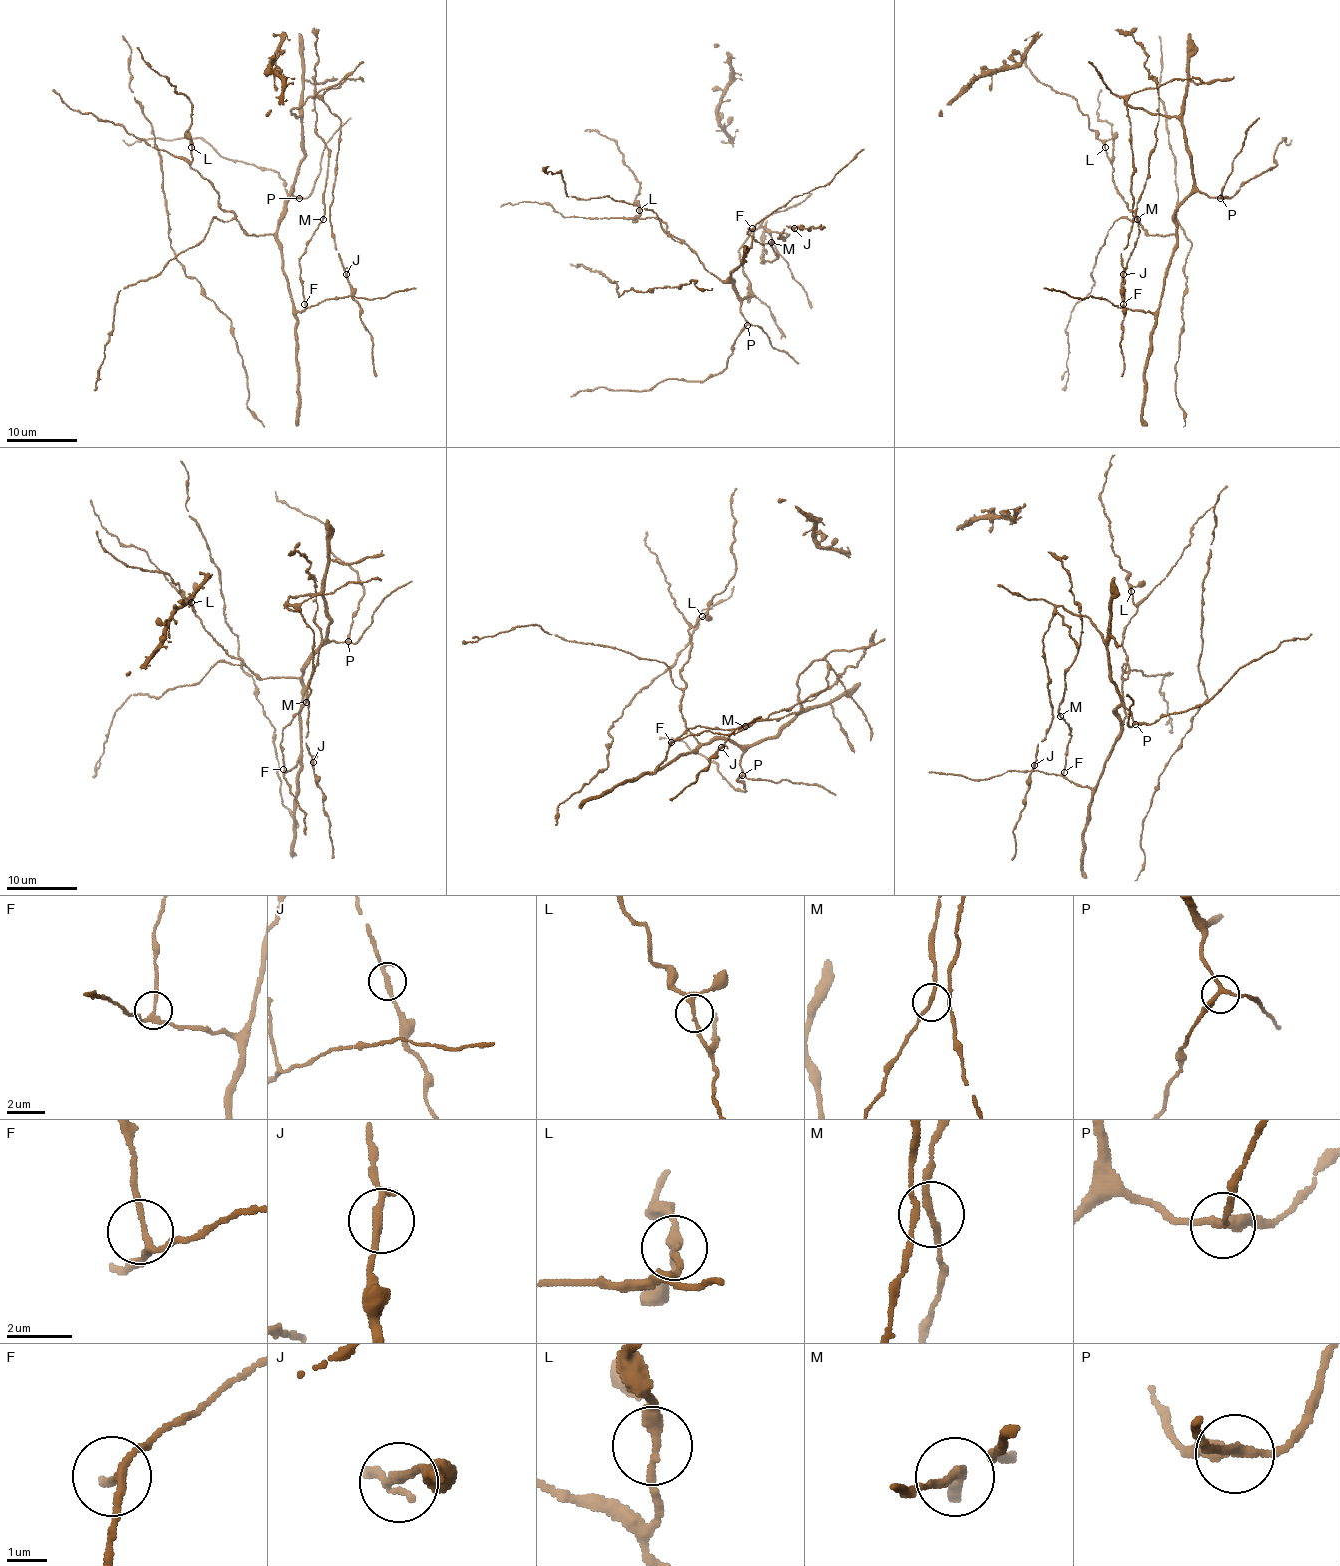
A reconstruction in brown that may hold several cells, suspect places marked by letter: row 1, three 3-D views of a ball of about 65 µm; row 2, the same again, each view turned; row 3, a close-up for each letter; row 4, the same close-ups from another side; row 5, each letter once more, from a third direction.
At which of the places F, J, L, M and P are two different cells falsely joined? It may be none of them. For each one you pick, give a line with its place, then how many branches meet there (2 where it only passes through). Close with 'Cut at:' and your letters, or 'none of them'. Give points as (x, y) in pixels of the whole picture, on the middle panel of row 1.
Cut at: none of them

